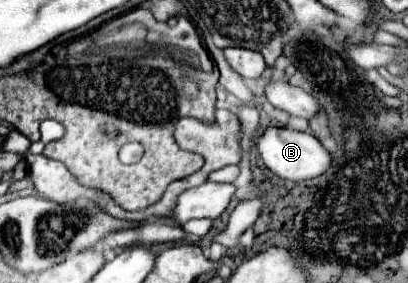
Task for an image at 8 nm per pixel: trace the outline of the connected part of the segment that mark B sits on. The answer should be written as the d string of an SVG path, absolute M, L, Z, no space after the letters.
M266 128L256 142L256 152L270 172L282 180L302 182L324 174L330 166L328 150L308 132L296 132L290 128Z

